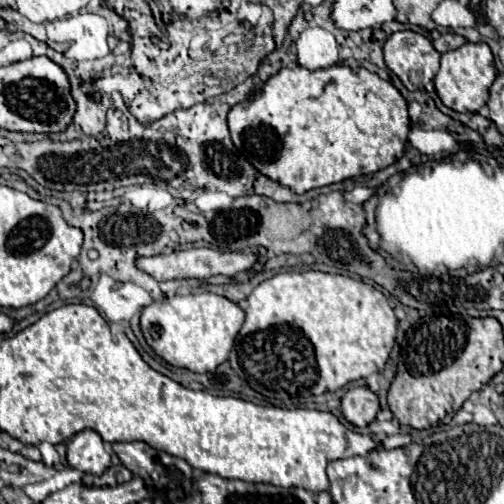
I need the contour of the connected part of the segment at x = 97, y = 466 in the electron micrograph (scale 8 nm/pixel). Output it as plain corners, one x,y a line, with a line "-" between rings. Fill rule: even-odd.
92,429
76,433
72,439
66,441
66,447
68,447
66,453
68,463
80,469
82,473
102,475
112,463
110,453
104,449
102,437

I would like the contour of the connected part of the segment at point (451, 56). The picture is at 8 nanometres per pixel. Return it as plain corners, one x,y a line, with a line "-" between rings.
466,43
454,51
448,51
442,55
440,71
434,77
436,93
440,101
458,111
478,111
488,101
488,89
496,79
496,67
494,67
494,55
486,43

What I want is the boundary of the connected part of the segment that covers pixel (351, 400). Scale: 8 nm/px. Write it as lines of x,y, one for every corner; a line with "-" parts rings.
354,387
354,389
348,389
346,395
342,397
340,409
348,423
356,427
366,427
368,423
374,421
380,409
380,403
378,403
378,397
368,387

